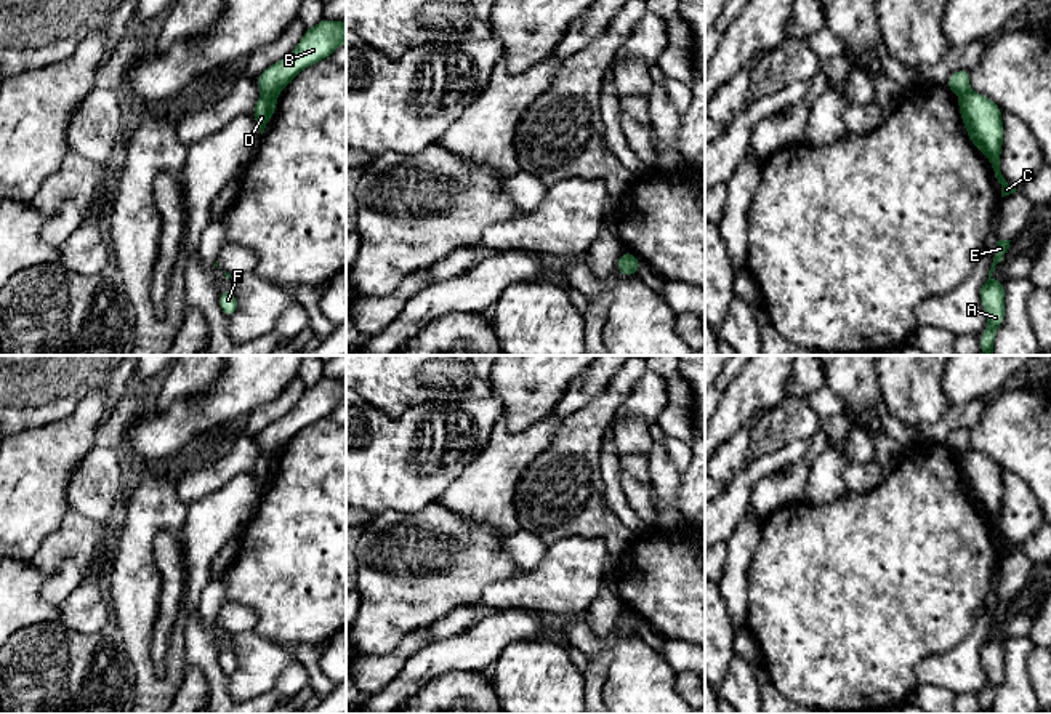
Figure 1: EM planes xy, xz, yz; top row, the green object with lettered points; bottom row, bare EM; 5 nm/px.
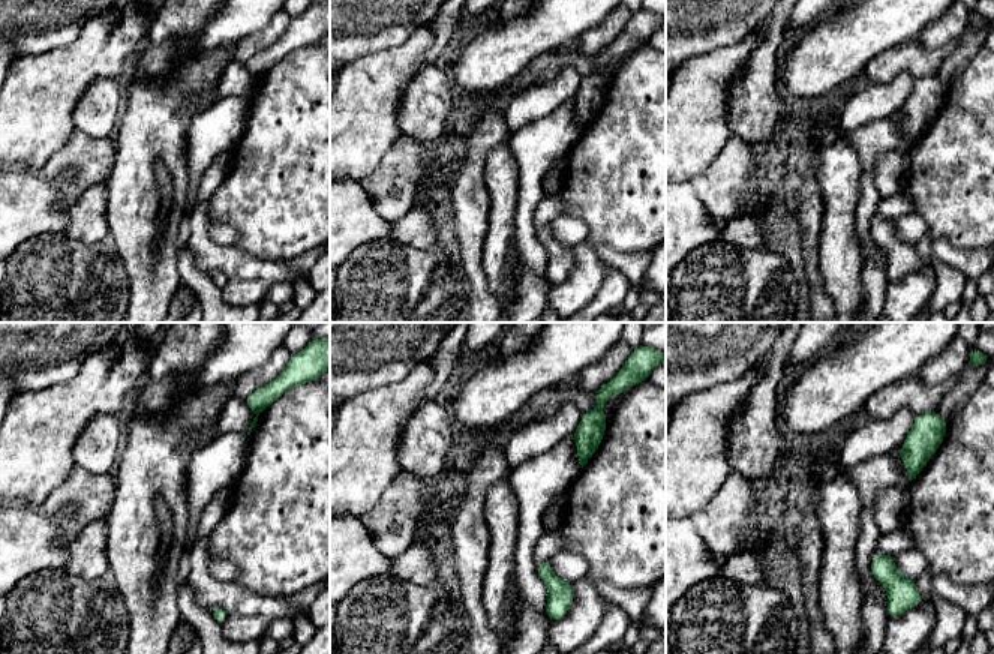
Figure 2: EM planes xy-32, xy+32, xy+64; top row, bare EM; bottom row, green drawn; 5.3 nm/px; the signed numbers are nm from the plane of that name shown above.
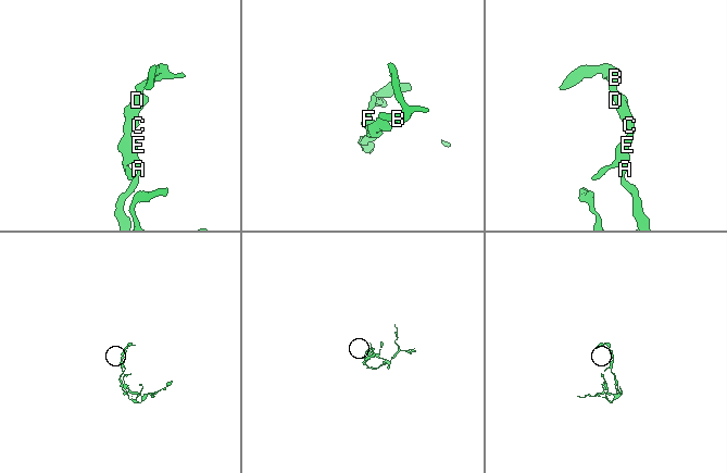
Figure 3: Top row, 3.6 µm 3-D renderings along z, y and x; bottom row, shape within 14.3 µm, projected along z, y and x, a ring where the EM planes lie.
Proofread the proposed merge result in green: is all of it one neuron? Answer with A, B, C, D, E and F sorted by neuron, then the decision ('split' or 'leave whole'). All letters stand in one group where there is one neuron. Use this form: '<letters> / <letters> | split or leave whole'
A C D E F / B | split

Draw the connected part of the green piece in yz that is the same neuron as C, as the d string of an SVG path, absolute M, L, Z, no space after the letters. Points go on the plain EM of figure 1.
M971 448L960 455L958 467L972 504L989 517L995 530L1001 556L1016 551L1017 548L1011 544L1000 530L1003 469L987 455Z

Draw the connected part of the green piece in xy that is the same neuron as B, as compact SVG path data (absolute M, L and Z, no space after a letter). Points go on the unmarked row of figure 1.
M322 378L308 386L295 408L256 435L261 451L280 451L301 429L332 415L346 402L346 381Z

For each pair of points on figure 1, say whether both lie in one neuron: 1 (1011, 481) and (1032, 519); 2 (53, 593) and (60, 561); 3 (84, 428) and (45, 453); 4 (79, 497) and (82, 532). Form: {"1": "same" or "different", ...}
{"1": "same", "2": "same", "3": "same", "4": "different"}

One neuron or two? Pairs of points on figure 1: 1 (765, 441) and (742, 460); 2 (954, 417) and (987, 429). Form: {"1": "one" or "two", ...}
{"1": "two", "2": "two"}

